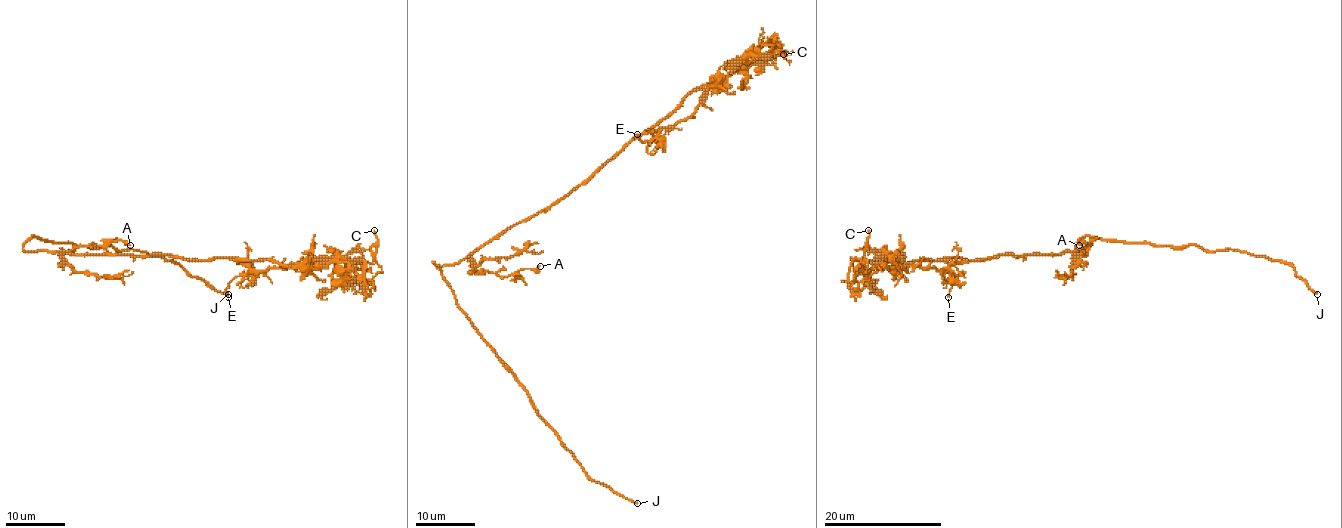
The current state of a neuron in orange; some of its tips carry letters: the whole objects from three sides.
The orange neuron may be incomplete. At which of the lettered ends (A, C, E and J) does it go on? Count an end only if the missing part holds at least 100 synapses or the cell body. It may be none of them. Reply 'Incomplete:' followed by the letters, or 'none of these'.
Incomplete: J

